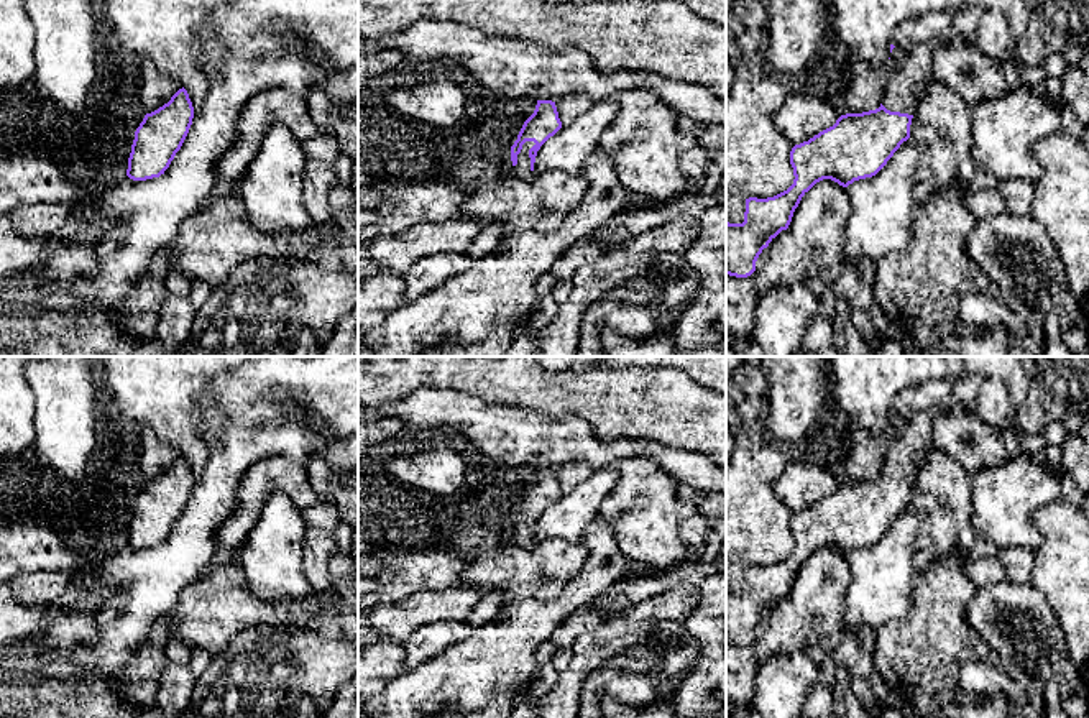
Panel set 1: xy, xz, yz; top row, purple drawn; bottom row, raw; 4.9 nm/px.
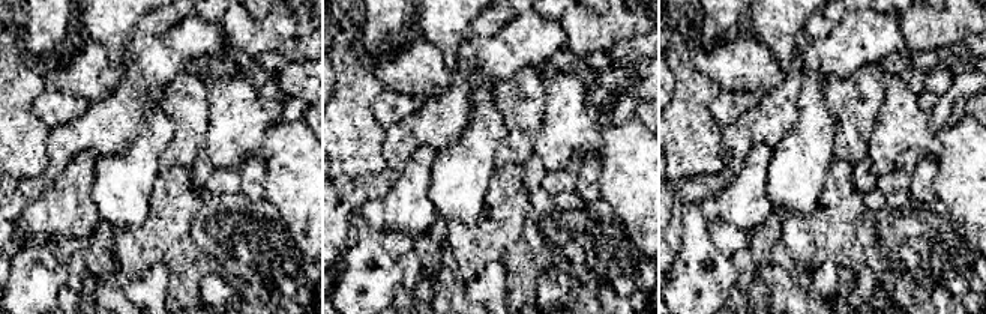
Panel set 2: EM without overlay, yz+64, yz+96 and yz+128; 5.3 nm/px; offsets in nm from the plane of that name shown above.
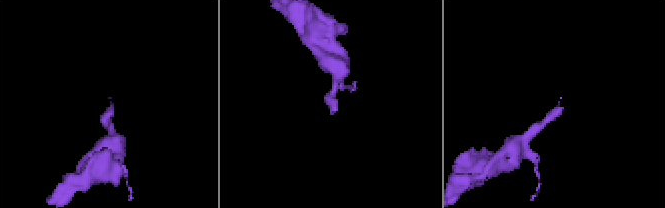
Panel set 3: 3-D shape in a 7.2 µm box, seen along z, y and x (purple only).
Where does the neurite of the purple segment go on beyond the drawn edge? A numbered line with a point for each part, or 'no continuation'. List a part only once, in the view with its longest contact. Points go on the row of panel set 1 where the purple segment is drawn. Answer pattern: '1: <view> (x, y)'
1: xz (523, 168)

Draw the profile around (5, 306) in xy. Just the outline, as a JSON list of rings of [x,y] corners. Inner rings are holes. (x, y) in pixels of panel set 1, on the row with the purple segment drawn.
[[[0,291],[0,314],[44,314],[49,312],[41,302],[7,301]]]

